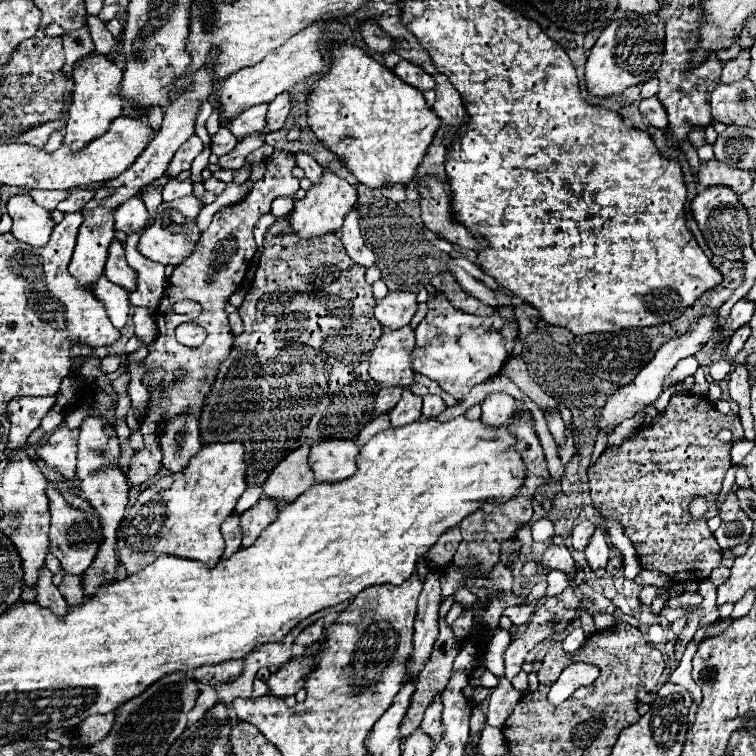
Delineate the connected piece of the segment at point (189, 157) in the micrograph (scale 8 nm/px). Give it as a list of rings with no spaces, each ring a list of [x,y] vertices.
[[[192,135],[192,137],[176,151],[176,155],[174,155],[174,159],[170,161],[166,173],[168,173],[170,177],[176,177],[180,171],[190,169],[190,163],[192,163],[194,157],[200,153],[200,145],[202,145],[200,137],[198,137],[198,135]]]

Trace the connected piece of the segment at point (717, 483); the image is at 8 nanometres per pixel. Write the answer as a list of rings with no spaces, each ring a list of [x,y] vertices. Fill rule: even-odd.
[[[672,395],[666,411],[660,413],[652,425],[638,427],[632,437],[616,447],[608,447],[598,457],[598,461],[588,467],[588,485],[594,507],[602,513],[602,517],[616,519],[622,525],[624,535],[634,543],[638,561],[644,569],[662,571],[668,577],[692,573],[694,579],[678,581],[702,581],[710,577],[710,571],[714,567],[720,565],[722,549],[706,527],[706,521],[718,513],[718,507],[714,507],[714,499],[716,493],[722,489],[722,479],[726,471],[732,467],[732,443],[722,443],[716,439],[716,433],[720,429],[730,429],[734,439],[744,439],[740,417],[734,413],[722,415],[706,395]],[[696,497],[704,497],[708,501],[708,511],[698,519],[692,517],[688,509]]]

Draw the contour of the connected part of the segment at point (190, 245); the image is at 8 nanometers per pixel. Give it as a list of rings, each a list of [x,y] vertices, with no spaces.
[[[194,195],[176,199],[176,201],[168,201],[168,203],[162,201],[158,205],[158,213],[154,217],[154,223],[140,237],[138,251],[144,257],[158,261],[162,265],[182,263],[182,259],[186,259],[196,249],[196,243],[200,239],[200,231],[196,227],[196,215],[198,215],[200,209],[202,209],[202,203]]]

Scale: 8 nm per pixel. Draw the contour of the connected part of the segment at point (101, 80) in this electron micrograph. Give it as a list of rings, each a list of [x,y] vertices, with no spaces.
[[[94,51],[92,55],[84,55],[74,63],[72,79],[74,79],[74,91],[72,91],[72,105],[68,111],[70,117],[66,125],[64,143],[68,143],[72,151],[78,151],[88,141],[106,133],[112,119],[122,115],[122,101],[118,97],[118,83],[122,79],[122,69],[106,55]]]

